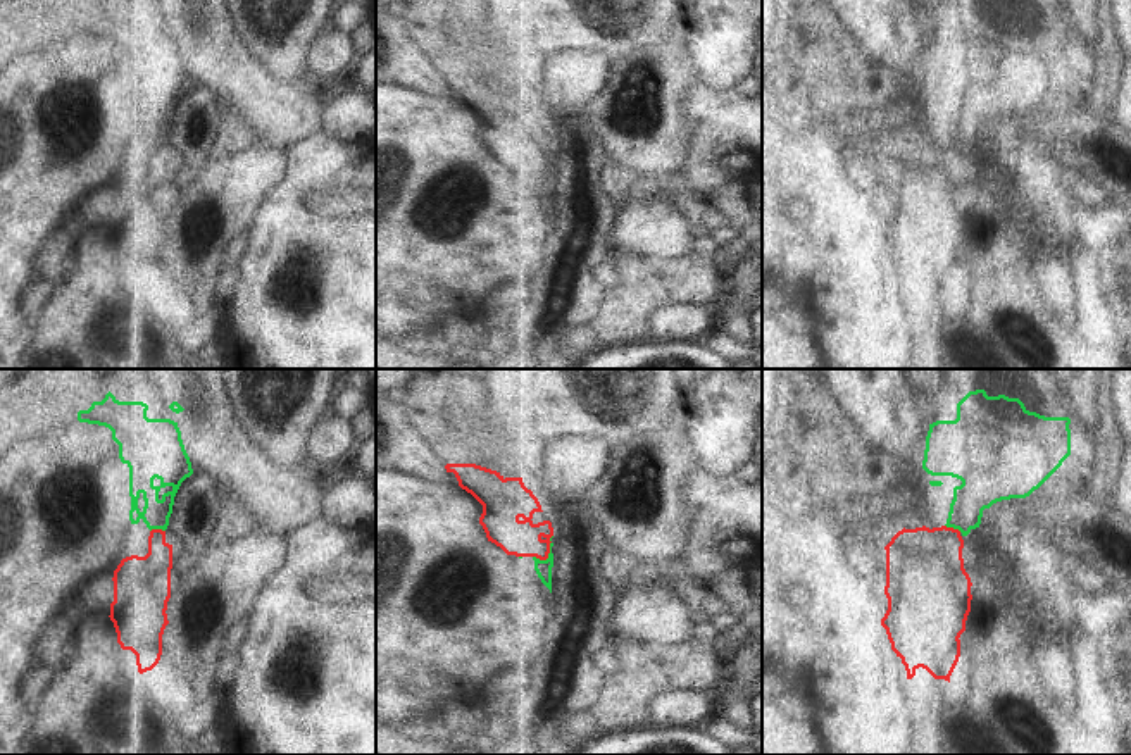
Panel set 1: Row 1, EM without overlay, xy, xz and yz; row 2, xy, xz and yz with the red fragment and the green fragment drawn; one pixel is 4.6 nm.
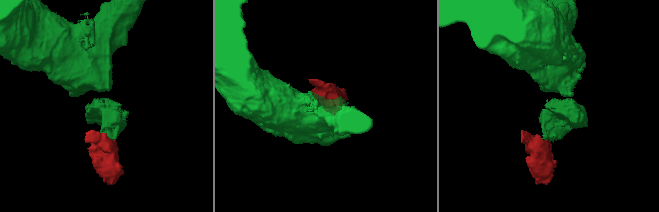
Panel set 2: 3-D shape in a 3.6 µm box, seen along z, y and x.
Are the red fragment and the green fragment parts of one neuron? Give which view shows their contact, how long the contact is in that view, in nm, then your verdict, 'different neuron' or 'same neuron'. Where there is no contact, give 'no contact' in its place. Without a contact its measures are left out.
contact in xz; length 140 nm; same neuron

